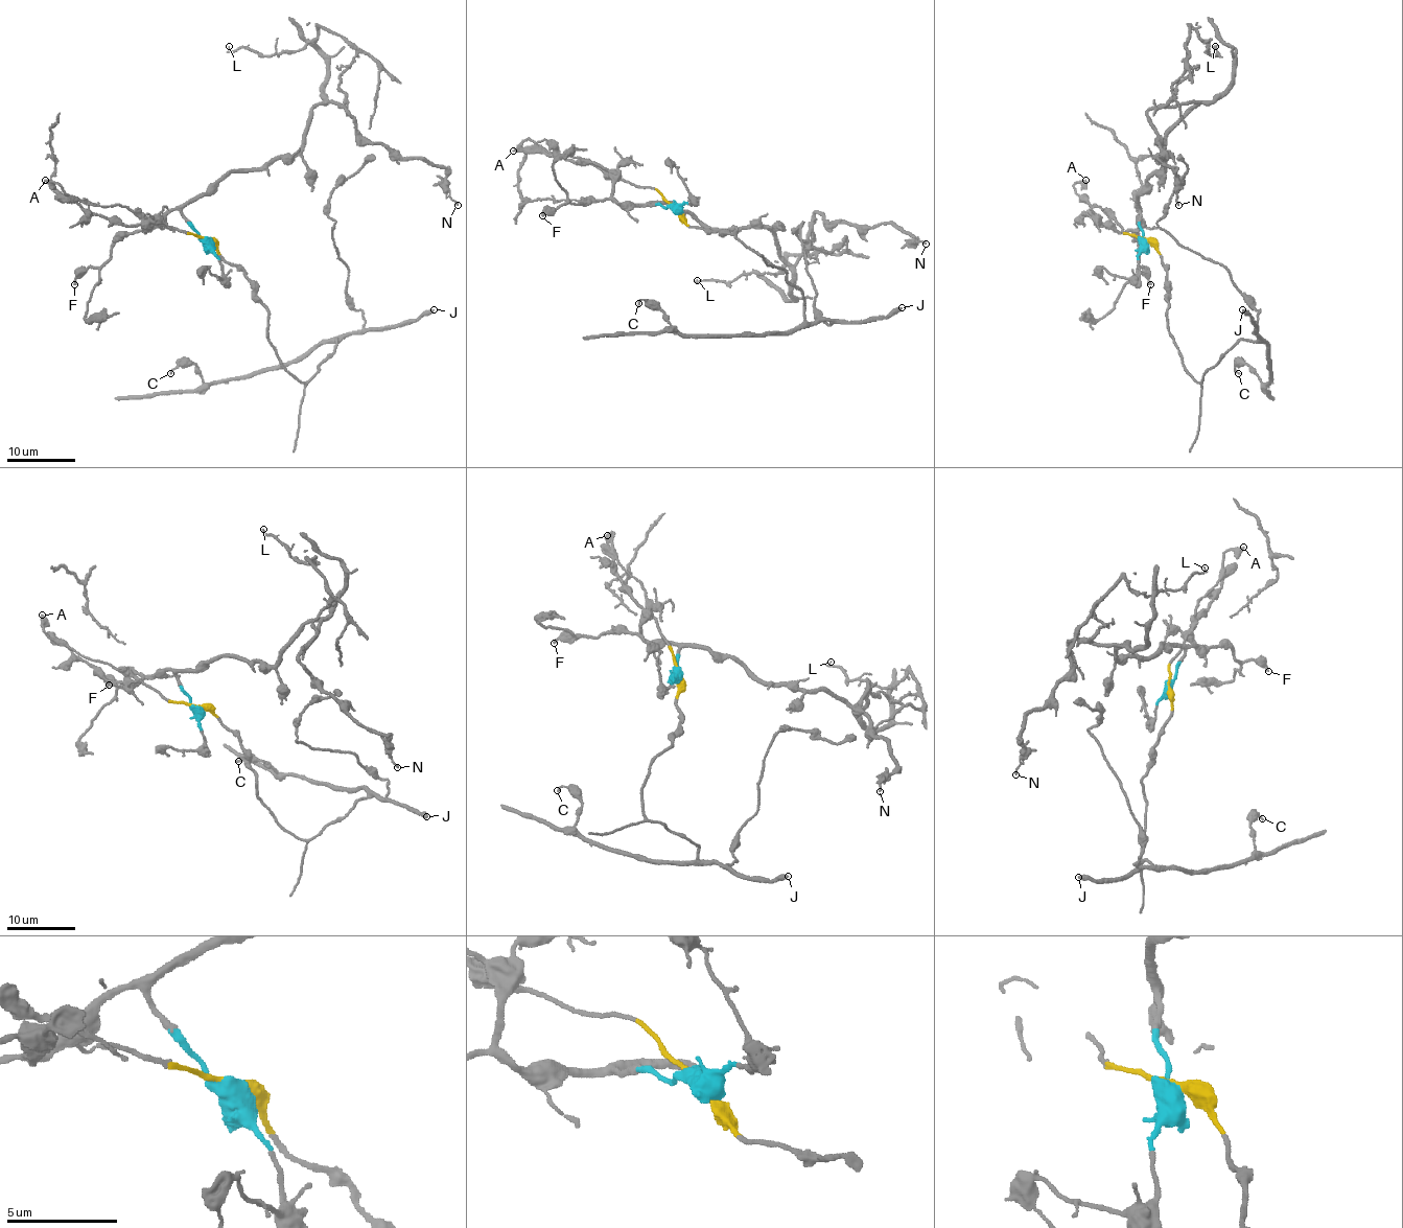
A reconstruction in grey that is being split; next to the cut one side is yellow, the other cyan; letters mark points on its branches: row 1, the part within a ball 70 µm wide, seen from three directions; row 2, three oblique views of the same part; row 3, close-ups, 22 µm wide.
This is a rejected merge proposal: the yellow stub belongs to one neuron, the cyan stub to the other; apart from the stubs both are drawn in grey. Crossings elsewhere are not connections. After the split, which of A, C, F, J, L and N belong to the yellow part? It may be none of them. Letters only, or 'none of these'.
A, C, J

